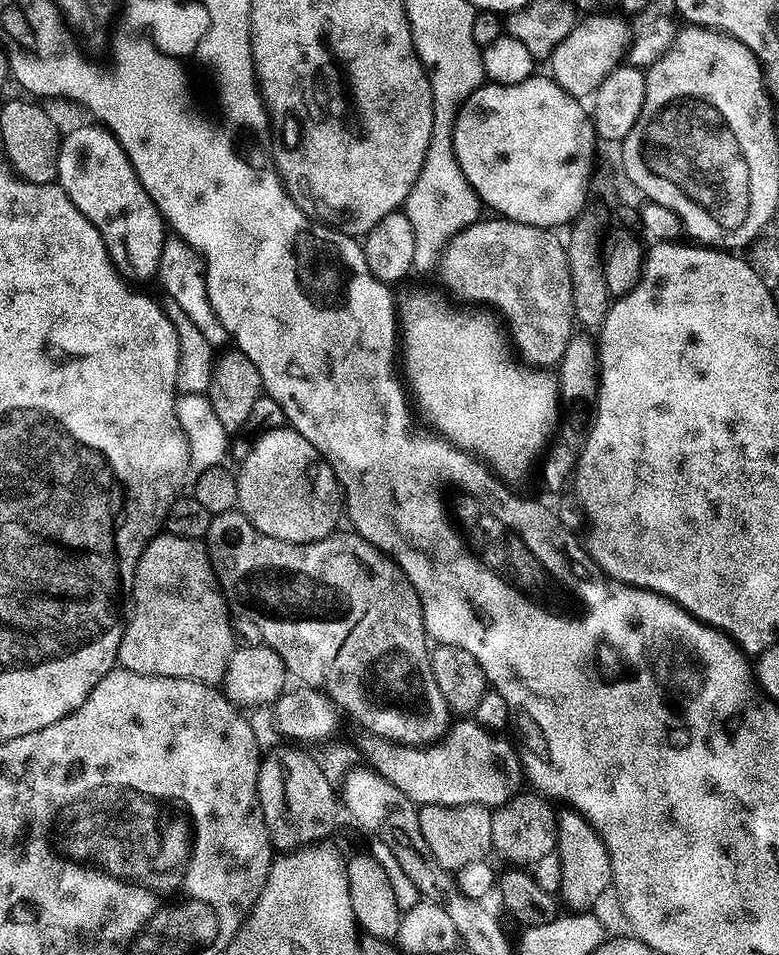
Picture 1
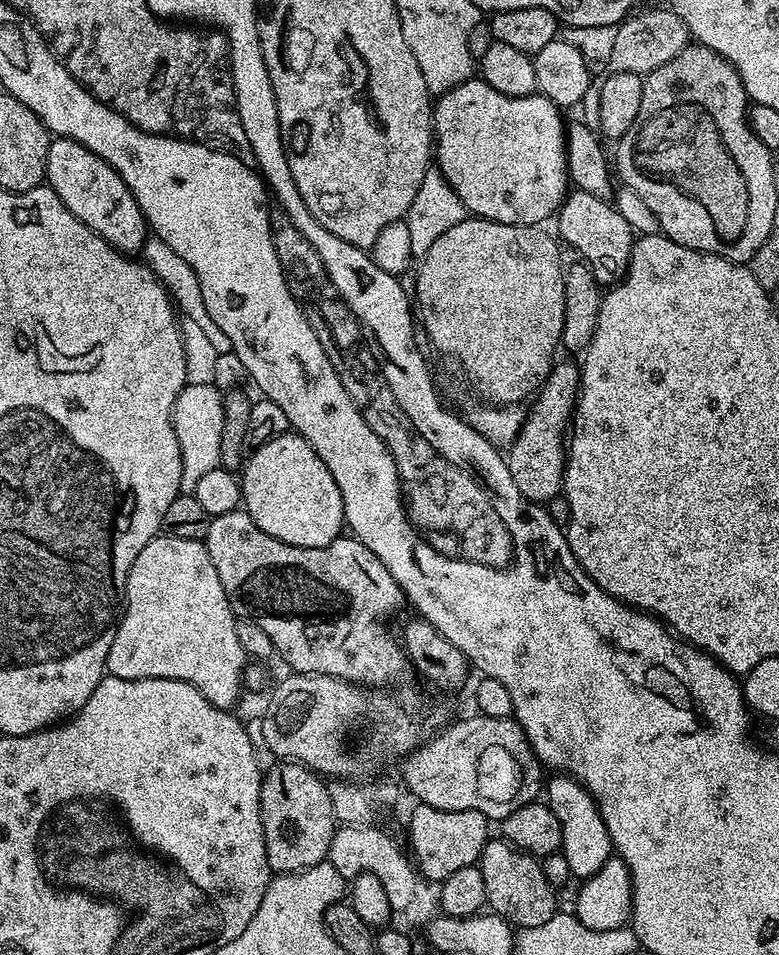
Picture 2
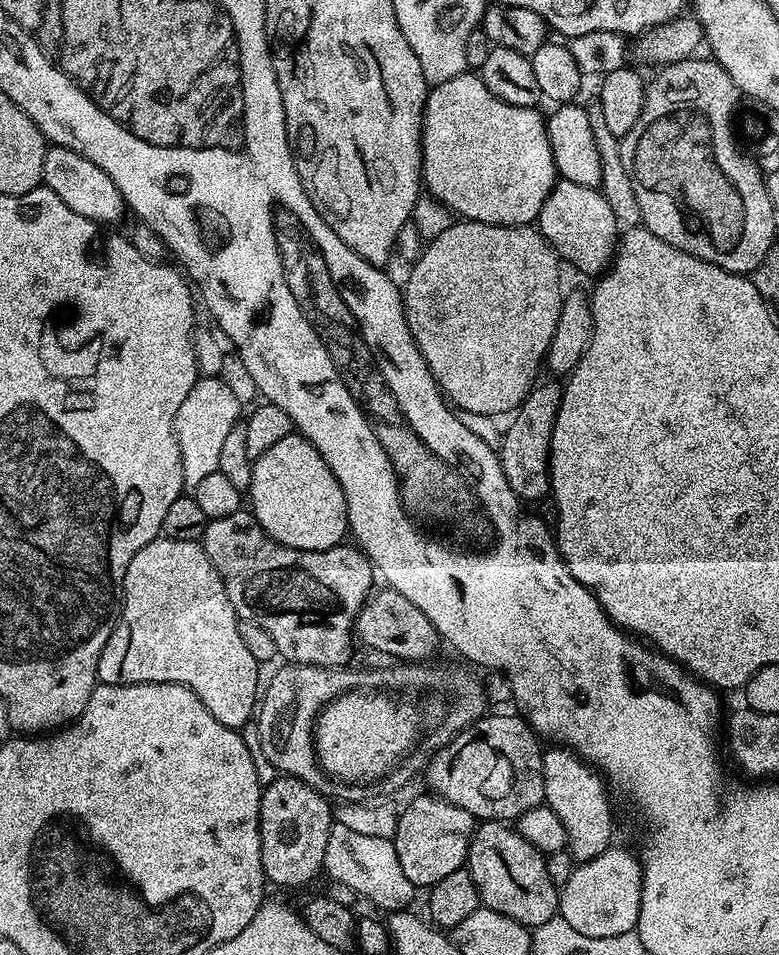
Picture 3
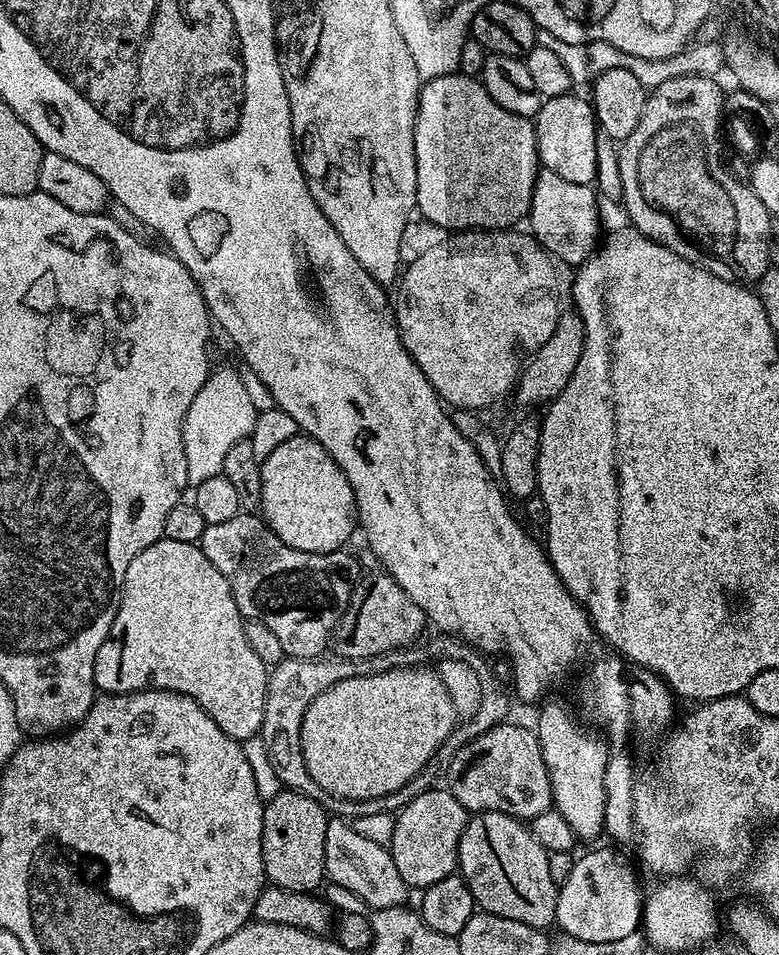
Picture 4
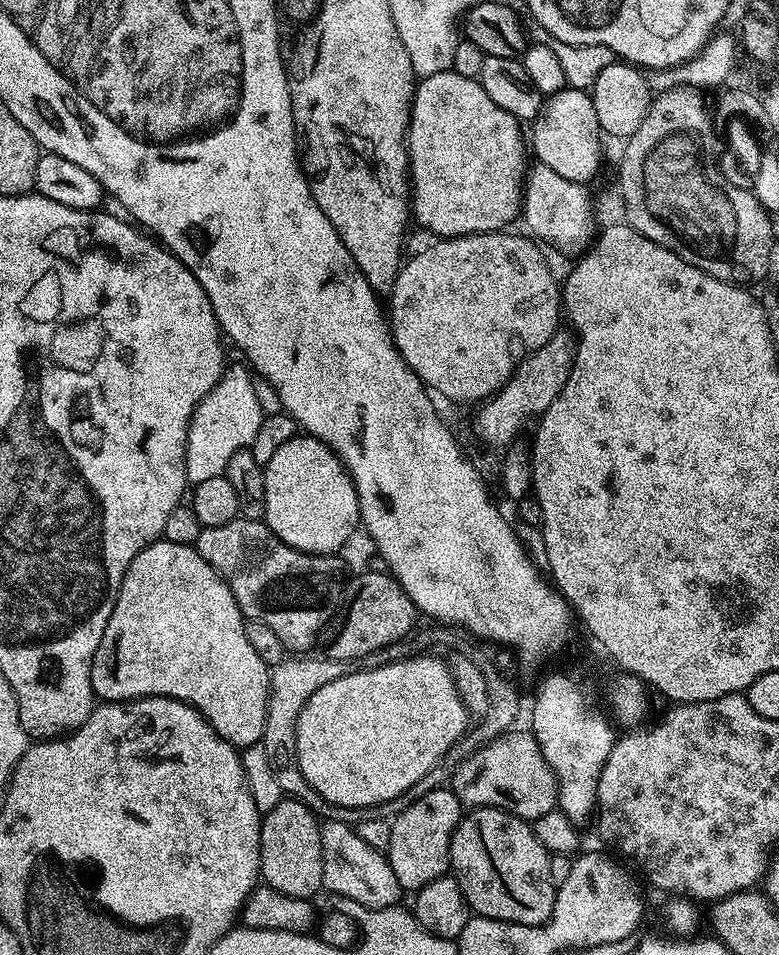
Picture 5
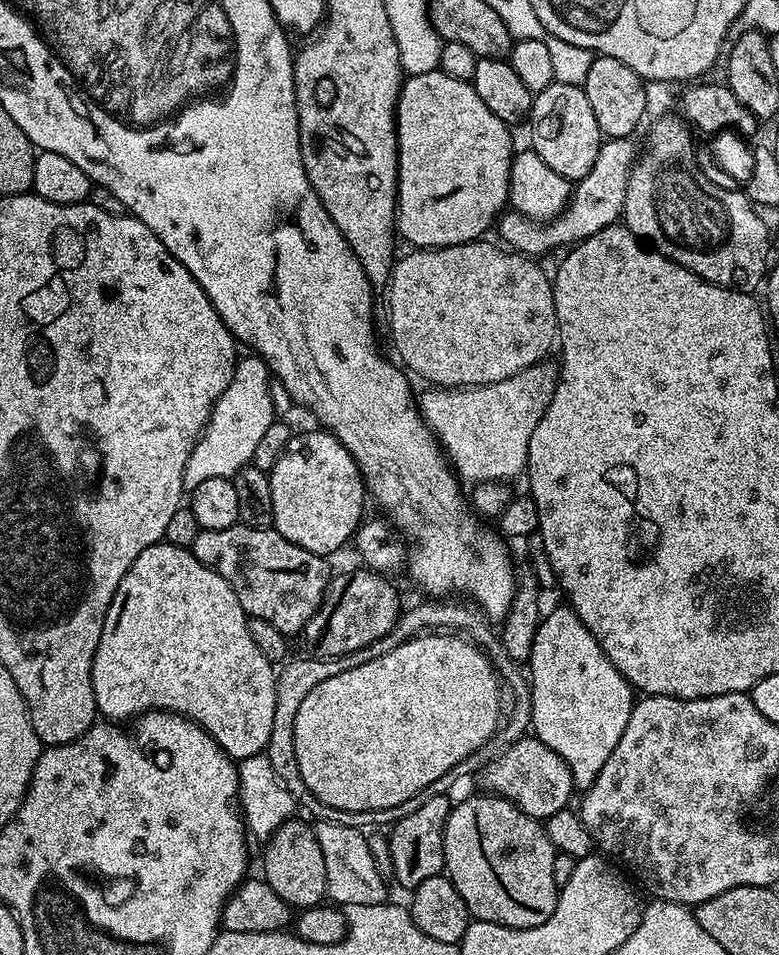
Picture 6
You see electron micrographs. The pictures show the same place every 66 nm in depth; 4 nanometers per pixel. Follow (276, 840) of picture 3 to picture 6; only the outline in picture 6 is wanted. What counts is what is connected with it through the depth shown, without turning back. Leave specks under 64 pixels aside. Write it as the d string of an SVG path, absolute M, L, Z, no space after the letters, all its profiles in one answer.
M293 818L278 826L274 835L269 836L264 848L264 872L262 878L293 910L312 908L325 899L326 862L322 858L322 846L318 846L315 827L311 823L303 824L299 818Z

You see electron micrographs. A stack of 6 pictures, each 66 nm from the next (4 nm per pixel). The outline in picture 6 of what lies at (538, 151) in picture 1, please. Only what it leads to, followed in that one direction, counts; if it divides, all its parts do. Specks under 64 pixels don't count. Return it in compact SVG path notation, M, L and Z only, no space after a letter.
M441 70L418 74L417 76L408 76L403 81L400 98L396 102L396 230L401 241L404 240L416 250L426 248L445 248L455 244L469 244L472 240L479 240L485 235L484 231L488 227L497 223L498 217L505 211L508 204L508 187L510 186L510 166L514 155L512 148L512 136L509 125L498 118L478 98L478 94L472 89L471 83L467 80L447 76Z

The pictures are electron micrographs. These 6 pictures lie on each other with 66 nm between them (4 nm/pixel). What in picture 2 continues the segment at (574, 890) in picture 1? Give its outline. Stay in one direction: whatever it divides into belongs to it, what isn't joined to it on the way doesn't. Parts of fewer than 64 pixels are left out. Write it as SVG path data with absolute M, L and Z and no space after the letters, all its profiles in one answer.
M556 774L546 784L546 803L550 810L554 810L554 818L562 826L562 842L560 851L570 865L573 877L583 882L598 874L606 861L613 859L614 849L612 839L606 830L606 822L602 822L602 814L598 810L595 798L584 788L575 776Z

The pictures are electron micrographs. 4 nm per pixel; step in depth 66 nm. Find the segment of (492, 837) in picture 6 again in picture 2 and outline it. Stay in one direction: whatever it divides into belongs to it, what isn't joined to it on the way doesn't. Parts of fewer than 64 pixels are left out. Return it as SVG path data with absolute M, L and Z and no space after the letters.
M492 838L482 850L478 867L482 882L486 882L487 907L510 925L520 930L533 928L542 926L542 922L550 922L550 918L557 915L557 889L546 882L546 874L542 874L542 866L537 857L520 851L503 838Z

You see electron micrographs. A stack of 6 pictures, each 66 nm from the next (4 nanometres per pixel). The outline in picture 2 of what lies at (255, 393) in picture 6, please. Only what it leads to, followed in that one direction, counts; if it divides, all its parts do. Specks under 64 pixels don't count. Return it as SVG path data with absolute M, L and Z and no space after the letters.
M187 383L174 402L172 425L182 454L181 493L195 493L198 481L219 465L224 433L224 396L218 389L216 384Z

